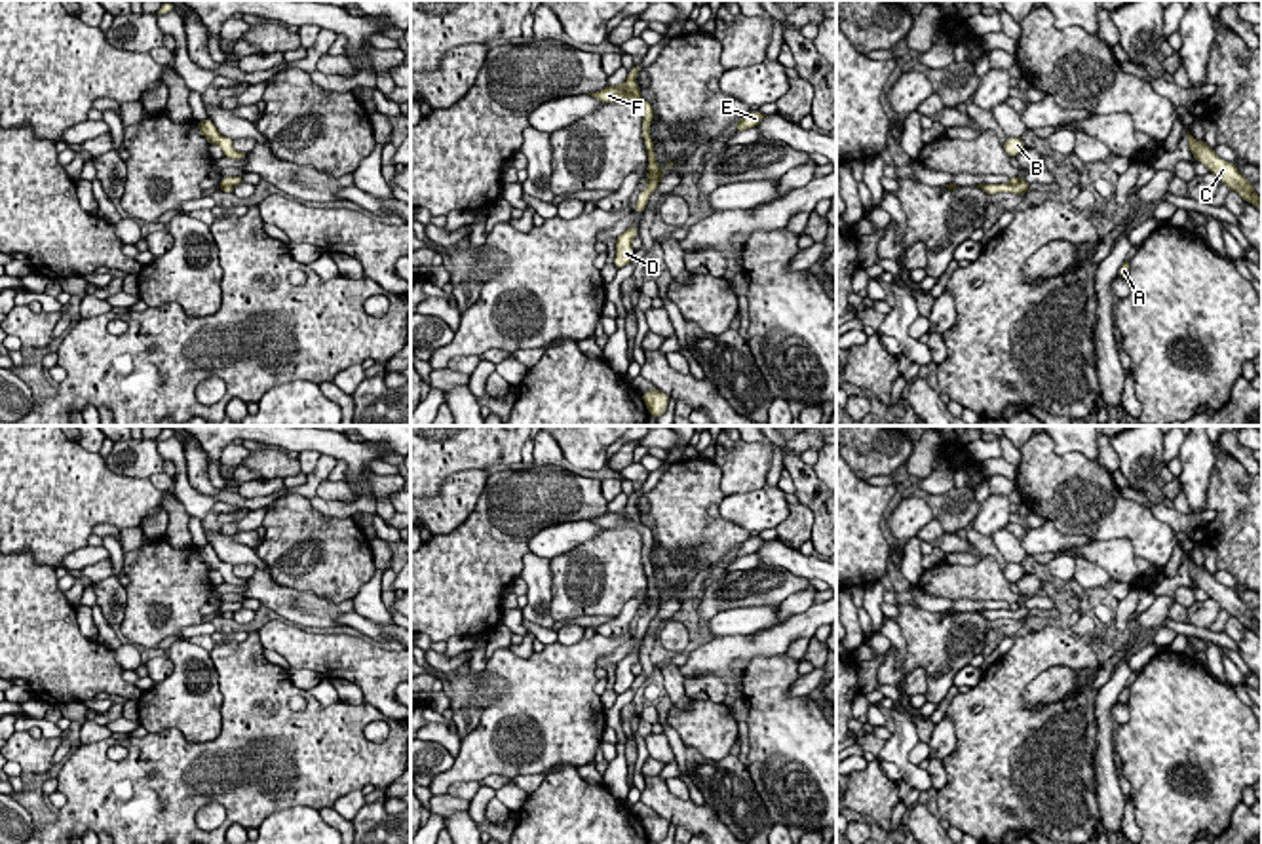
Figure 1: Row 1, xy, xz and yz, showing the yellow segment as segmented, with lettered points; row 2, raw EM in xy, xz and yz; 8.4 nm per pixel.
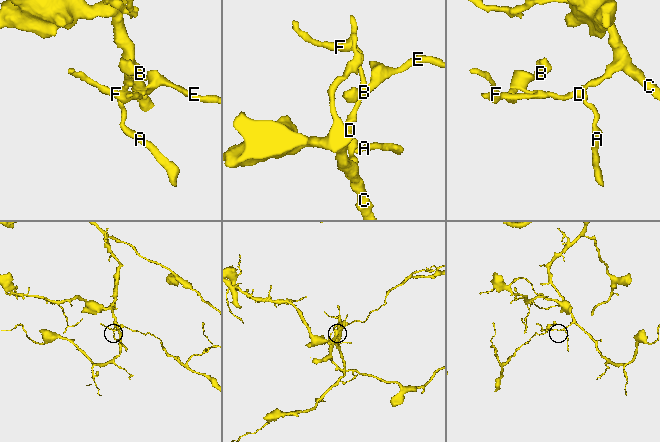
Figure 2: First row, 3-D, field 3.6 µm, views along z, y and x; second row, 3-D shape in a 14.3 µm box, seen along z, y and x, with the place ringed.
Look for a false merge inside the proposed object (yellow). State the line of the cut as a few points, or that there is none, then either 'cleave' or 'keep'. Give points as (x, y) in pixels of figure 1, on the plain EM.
cut in xz along (660, 595), (649, 607); cleave

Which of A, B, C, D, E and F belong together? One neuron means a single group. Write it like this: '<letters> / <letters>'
A C D F / B E

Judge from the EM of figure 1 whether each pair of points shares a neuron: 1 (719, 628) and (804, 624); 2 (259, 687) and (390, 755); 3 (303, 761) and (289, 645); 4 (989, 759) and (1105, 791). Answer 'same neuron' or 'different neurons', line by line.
1: different neurons
2: same neuron
3: different neurons
4: different neurons

